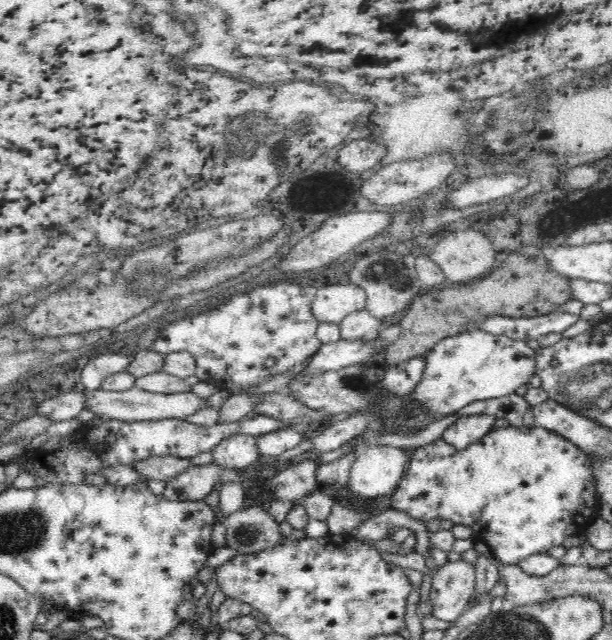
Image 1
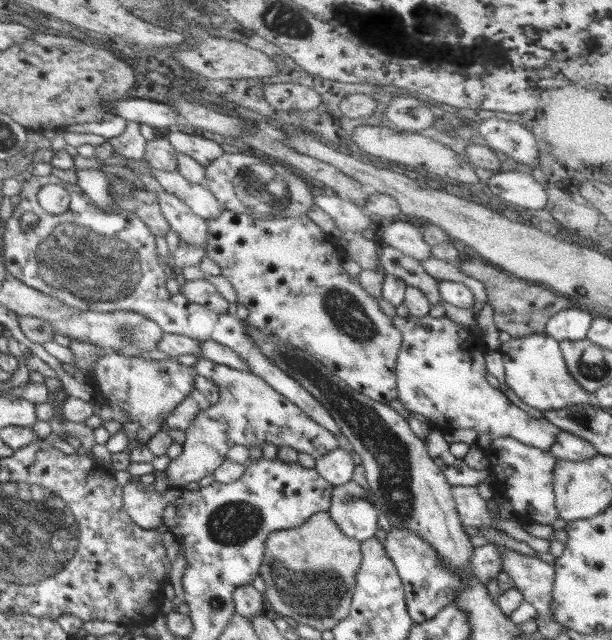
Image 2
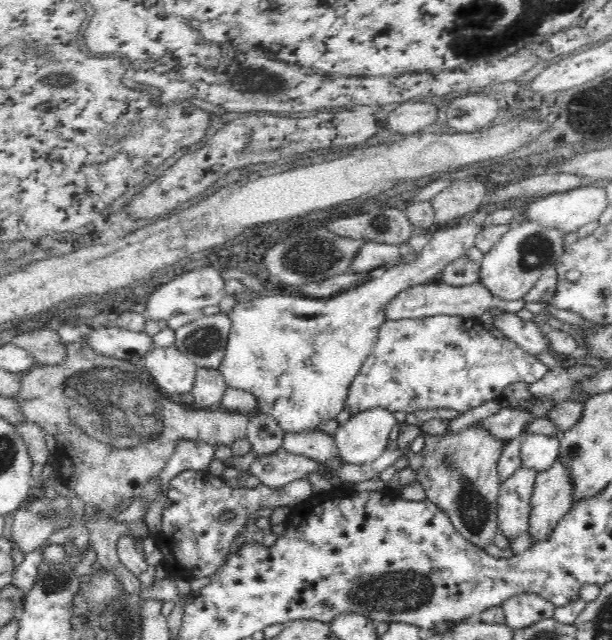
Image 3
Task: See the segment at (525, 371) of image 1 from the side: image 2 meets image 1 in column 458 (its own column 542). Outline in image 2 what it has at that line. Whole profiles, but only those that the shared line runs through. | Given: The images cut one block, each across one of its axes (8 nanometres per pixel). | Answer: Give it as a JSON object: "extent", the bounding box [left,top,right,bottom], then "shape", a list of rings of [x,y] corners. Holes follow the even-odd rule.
{"extent":[499,334,593,412],"shape":[[[529,334],[520,338],[511,337],[501,343],[499,352],[506,369],[506,384],[514,394],[527,404],[542,412],[563,409],[572,404],[586,404],[593,396],[568,374],[568,368],[560,348],[560,341],[546,334]]]}

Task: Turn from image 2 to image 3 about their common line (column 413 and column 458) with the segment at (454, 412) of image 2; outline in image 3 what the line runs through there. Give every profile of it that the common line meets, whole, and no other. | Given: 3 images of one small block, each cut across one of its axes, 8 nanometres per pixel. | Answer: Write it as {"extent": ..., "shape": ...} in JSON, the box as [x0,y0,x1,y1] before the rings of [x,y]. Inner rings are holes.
{"extent":[344,314,548,415],"shape":[[[437,314],[424,318],[387,320],[380,327],[372,354],[366,358],[362,369],[351,382],[344,409],[348,409],[352,415],[378,407],[391,413],[398,410],[407,413],[431,408],[450,408],[463,413],[488,400],[499,400],[502,390],[508,384],[517,381],[527,382],[528,385],[535,383],[548,370],[537,356],[525,352],[506,336],[497,338],[492,335],[482,327],[478,319]]]}

